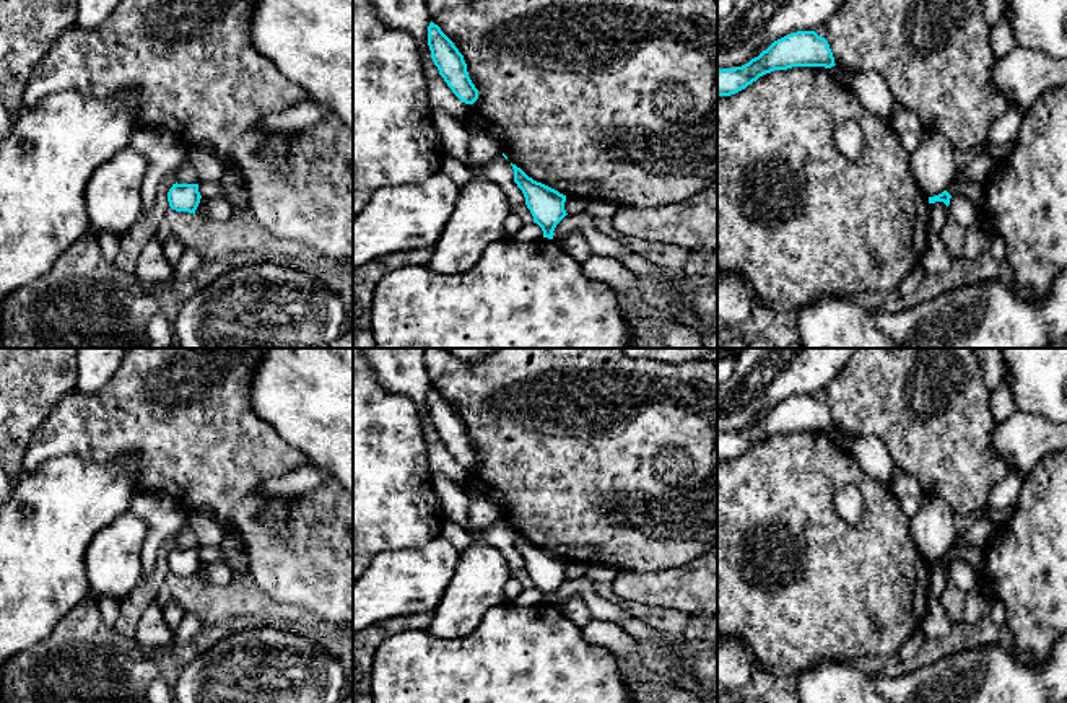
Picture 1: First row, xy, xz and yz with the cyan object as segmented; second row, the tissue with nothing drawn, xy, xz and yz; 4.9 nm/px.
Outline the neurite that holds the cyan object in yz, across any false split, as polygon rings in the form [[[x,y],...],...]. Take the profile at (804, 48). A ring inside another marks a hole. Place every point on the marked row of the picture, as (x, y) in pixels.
[[[797,31],[774,41],[758,57],[735,68],[717,70],[717,96],[730,96],[760,76],[792,67],[834,67],[834,57],[825,37],[815,31]]]

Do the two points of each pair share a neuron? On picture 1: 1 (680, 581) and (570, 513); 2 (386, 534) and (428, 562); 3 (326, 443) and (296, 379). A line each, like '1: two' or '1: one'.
1: two
2: two
3: one

